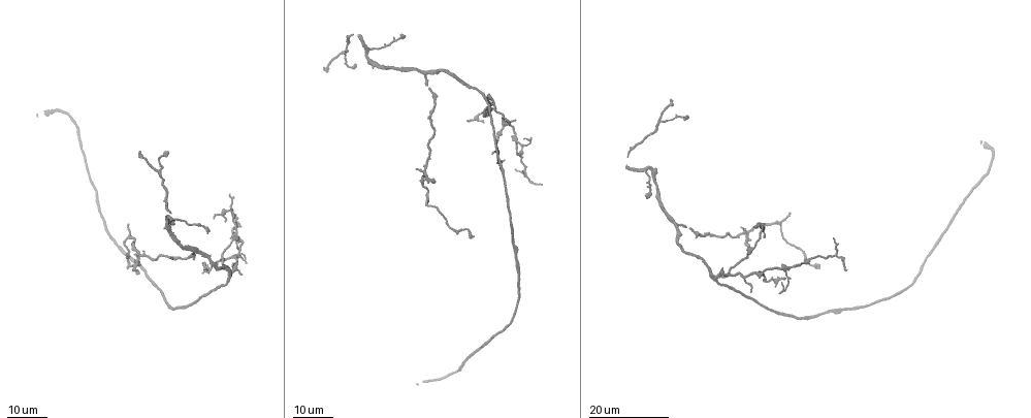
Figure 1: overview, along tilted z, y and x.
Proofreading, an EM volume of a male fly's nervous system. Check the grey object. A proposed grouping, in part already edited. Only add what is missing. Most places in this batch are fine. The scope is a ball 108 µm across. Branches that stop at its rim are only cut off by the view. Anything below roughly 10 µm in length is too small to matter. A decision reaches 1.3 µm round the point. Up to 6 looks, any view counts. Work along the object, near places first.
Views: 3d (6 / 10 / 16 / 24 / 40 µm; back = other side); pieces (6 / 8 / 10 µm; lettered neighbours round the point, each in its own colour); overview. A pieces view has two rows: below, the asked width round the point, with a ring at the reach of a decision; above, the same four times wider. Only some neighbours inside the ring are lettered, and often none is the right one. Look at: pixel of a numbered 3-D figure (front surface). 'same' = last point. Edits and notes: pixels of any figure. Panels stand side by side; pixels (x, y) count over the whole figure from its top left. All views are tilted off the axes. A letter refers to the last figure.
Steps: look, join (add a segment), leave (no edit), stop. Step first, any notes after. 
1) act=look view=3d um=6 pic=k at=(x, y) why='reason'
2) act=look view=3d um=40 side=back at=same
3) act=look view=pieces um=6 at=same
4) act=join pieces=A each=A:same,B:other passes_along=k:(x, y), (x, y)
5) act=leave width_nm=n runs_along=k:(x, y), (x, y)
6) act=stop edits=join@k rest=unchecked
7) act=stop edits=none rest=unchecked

act=look view=3d um=16 pic=1 at=(167, 153) why='long arm stops here'

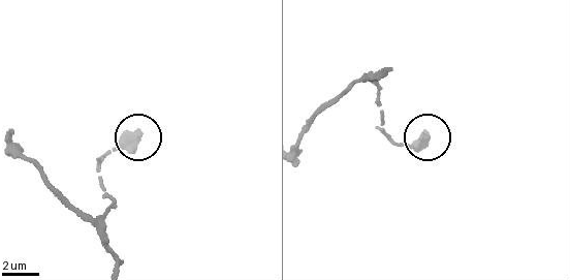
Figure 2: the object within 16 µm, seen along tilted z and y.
act=look view=pieces um=10 pic=2 at=(138, 133)

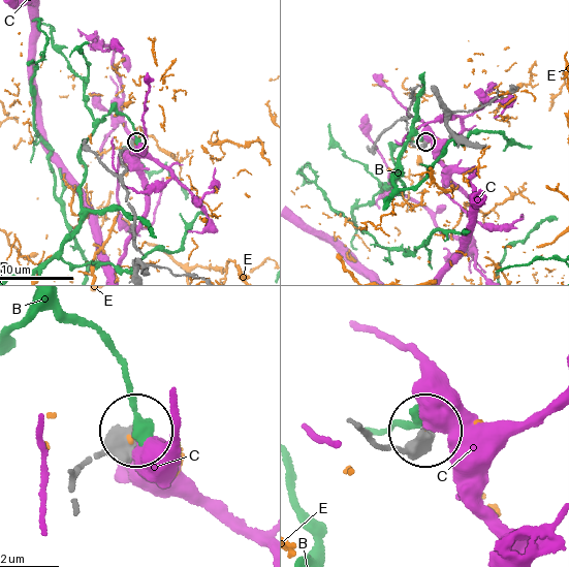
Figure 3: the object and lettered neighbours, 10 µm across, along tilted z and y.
act=leave each=B:other,C:other,E:other found='no lettered segment goes on from it'

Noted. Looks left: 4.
act=look view=3d um=24 pic=1 at=(324, 69) why='branch stops here'

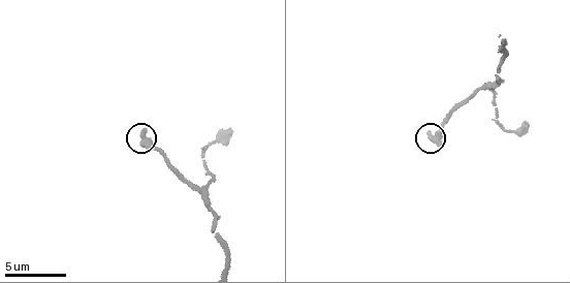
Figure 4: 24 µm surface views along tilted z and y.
act=look view=pieces um=10 pic=4 at=(427, 135)

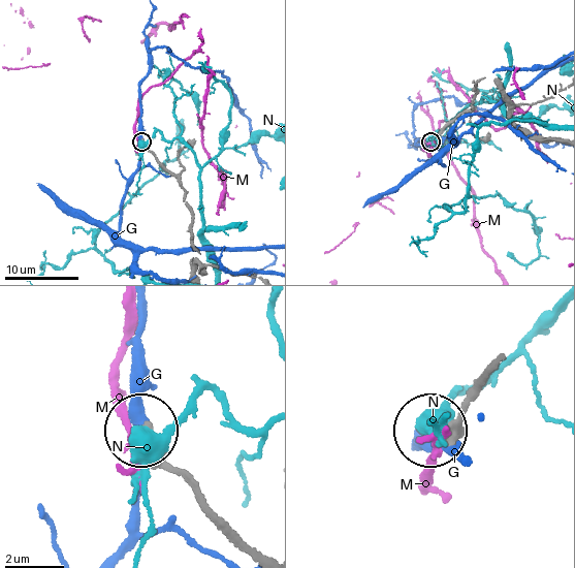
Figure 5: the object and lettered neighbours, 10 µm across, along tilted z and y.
act=leave each=G:other,M:other,N:other found='no lettered segment goes on from it'

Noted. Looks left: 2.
act=look view=3d um=16 pic=1 at=(742, 227) why='thin end'

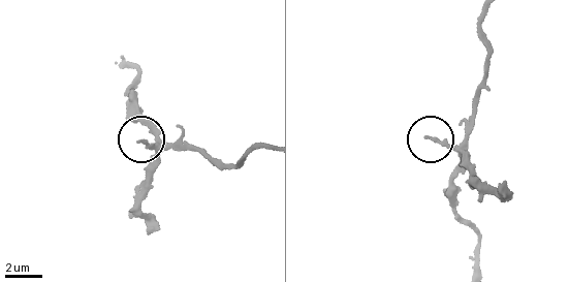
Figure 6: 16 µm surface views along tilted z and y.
act=look view=pieces um=10 pic=6 at=(429, 136) why='see the neighbours'

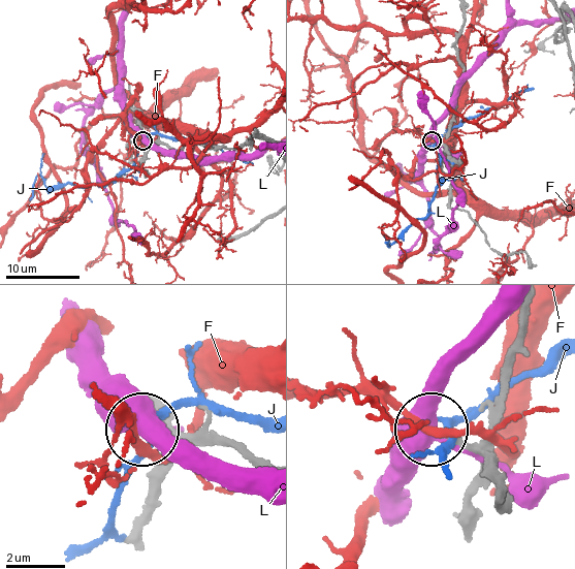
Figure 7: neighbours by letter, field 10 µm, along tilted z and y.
act=leave each=F:other,J:other,L:other found='no lettered segment goes on from it'

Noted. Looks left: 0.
act=stop edits=none rest=unchecked

